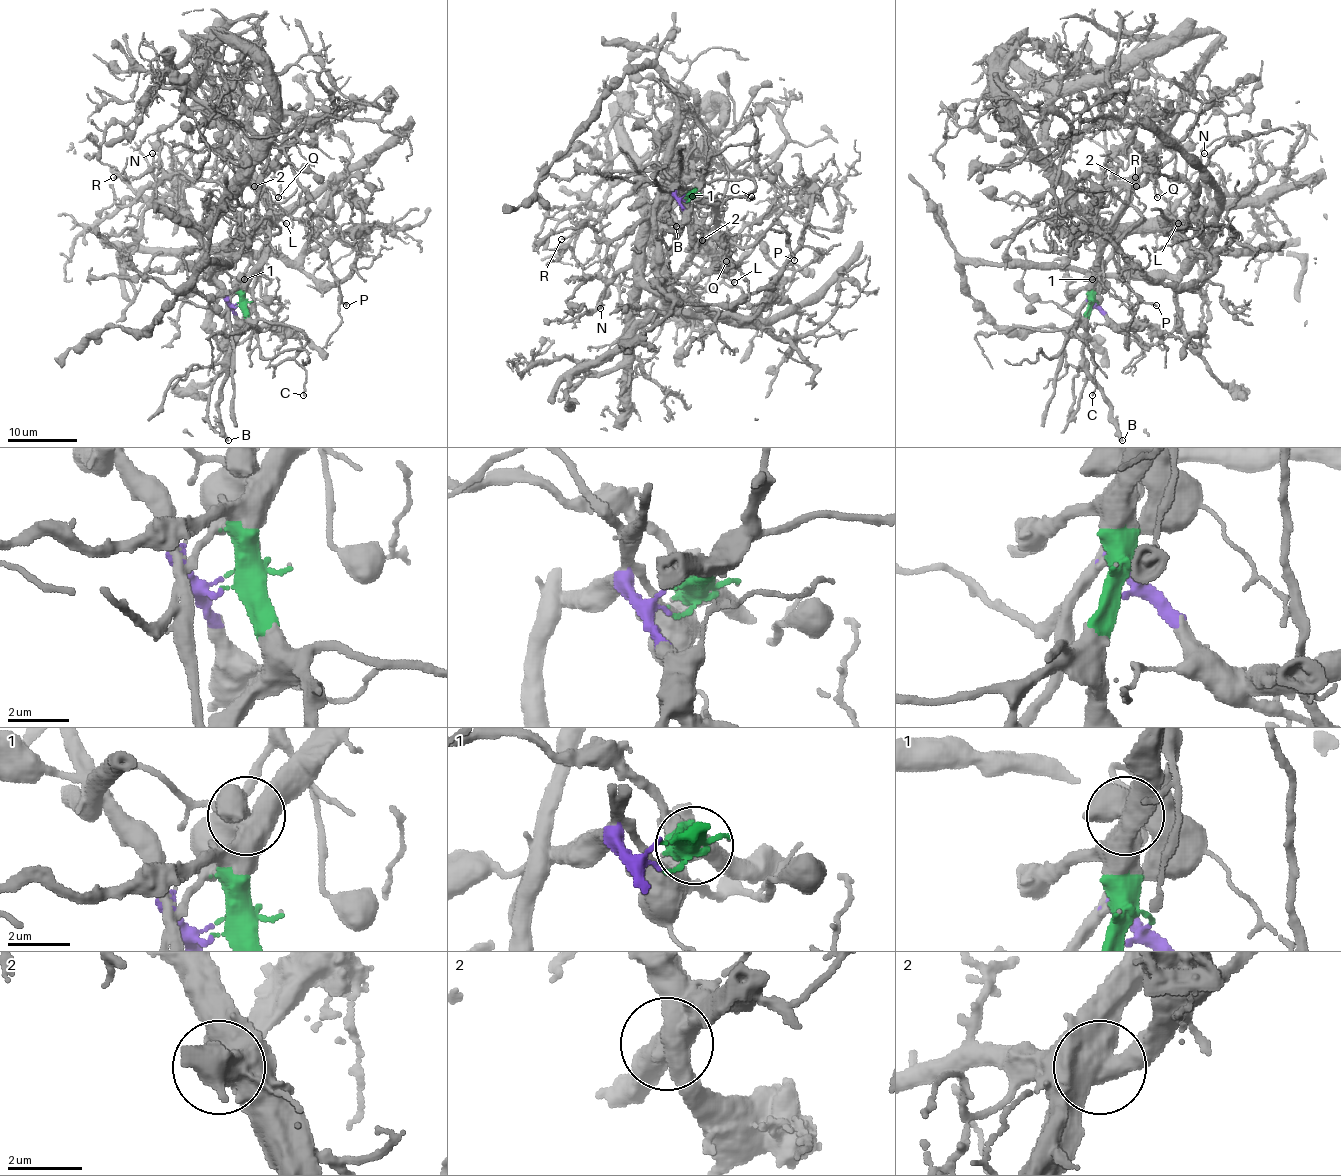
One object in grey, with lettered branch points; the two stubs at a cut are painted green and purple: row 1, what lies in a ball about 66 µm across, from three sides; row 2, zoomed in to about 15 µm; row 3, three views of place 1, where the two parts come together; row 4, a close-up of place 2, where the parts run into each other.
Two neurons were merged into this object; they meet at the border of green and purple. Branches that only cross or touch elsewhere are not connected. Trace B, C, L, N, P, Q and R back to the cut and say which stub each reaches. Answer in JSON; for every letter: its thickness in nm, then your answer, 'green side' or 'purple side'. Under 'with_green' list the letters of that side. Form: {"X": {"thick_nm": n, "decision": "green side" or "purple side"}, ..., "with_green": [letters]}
{"B": {"thick_nm": 280, "decision": "green side"}, "C": {"thick_nm": 120, "decision": "green side"}, "L": {"thick_nm": 190, "decision": "purple side"}, "N": {"thick_nm": 100, "decision": "purple side"}, "P": {"thick_nm": 140, "decision": "green side"}, "Q": {"thick_nm": 100, "decision": "purple side"}, "R": {"thick_nm": 160, "decision": "purple side"}, "with_green": ["B", "C", "P"]}

